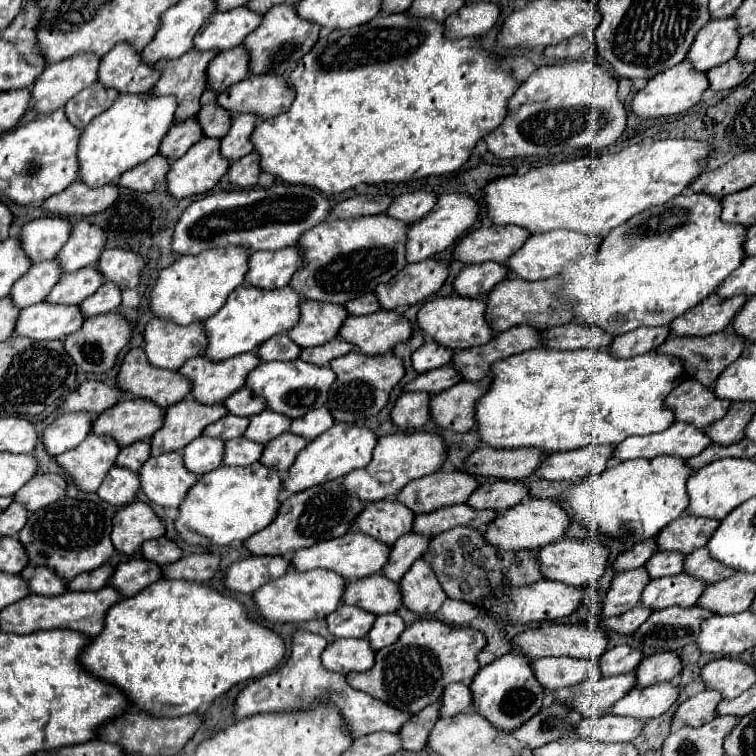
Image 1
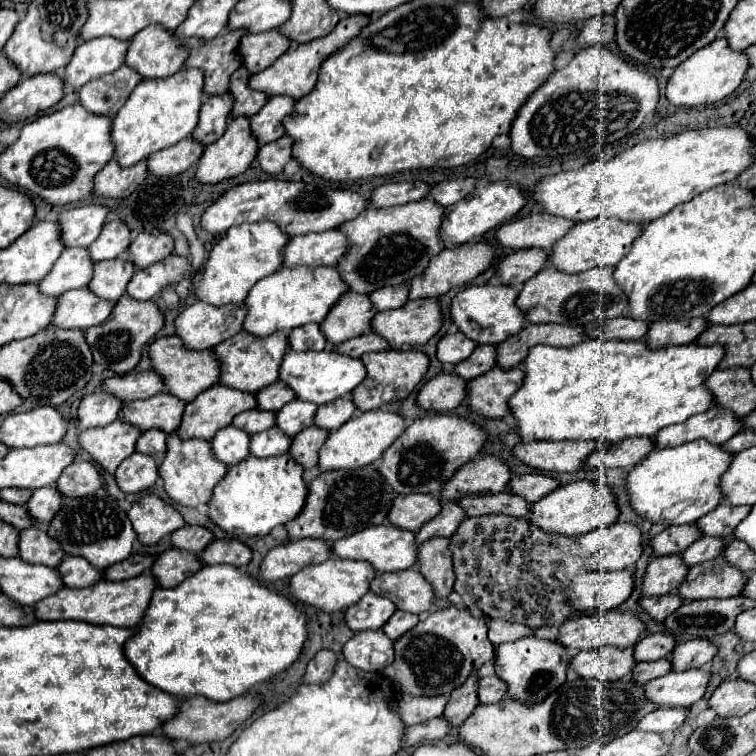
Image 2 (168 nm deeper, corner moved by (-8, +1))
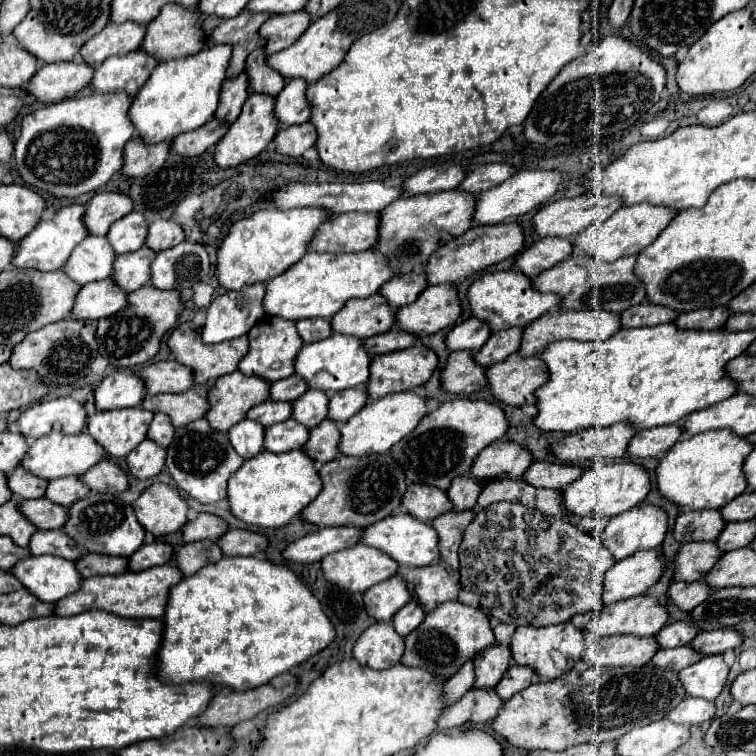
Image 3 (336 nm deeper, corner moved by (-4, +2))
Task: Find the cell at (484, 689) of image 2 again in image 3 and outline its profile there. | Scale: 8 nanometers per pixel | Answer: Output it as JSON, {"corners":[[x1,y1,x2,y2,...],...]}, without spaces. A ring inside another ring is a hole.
{"corners":[[512,665,506,675,502,677,502,681,498,683,498,693,502,693,504,699,510,699,514,693,526,689,528,685,532,685,536,681,536,673,534,669,526,667,526,665]]}

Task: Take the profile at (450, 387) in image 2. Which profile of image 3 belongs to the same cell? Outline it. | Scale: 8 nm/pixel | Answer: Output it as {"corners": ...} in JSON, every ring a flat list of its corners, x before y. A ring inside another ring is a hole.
{"corners":[[454,351,454,353,450,353,448,365,442,371,442,389,444,391,456,393,456,395,470,395,470,393,474,393,474,391,478,391,486,385,488,385,486,369,480,363,474,361,474,351]]}

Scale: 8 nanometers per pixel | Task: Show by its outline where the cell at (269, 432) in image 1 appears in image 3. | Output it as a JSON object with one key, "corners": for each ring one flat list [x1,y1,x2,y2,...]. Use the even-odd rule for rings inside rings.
{"corners":[[310,389,306,391,302,397,298,397,298,401,294,401,294,411,292,411,292,419,296,419,298,423,306,425,308,429,316,427,320,421,326,419,328,413,328,393,322,389]]}

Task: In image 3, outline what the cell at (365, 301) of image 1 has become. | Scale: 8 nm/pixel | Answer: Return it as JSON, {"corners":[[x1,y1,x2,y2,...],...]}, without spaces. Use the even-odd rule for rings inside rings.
{"corners":[[412,271,412,273,404,273,400,277,390,279,382,287,382,295,390,301,390,305,394,305,398,309,398,307,414,303,426,287,428,287,426,275]]}

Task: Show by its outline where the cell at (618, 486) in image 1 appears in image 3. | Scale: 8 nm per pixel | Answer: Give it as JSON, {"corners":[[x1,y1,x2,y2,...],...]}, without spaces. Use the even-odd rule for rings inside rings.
{"corners":[[730,429,698,433,698,437,680,439,660,461,656,479,662,497,684,509,720,509,746,491,742,465,754,445]]}

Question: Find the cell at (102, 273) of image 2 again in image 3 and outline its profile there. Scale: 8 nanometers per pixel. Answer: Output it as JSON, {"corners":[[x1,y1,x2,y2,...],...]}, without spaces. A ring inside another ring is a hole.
{"corners":[[150,247,118,255,118,261,114,263,114,279,118,281,118,285,122,285,122,289,126,289,128,293,148,285,154,255,156,251]]}

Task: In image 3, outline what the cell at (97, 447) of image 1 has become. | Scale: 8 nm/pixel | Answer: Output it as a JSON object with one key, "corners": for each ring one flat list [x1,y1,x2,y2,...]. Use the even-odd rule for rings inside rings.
{"corners":[[140,407,94,411,88,419,88,433,110,457,126,457,148,433,154,413]]}

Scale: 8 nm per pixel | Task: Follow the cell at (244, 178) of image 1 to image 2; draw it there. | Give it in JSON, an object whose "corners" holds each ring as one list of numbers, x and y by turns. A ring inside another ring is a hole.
{"corners":[[282,136,278,142,270,142,258,150,256,166,266,174,280,174,284,164,290,160,290,136]]}

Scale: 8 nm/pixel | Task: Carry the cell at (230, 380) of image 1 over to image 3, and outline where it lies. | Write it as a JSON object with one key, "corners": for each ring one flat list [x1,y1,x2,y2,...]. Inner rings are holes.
{"corners":[[266,317,266,319,260,321,260,325,254,325,250,329,248,339,250,339,250,351,238,365,238,369,244,375,260,375,268,383,274,383,278,379,290,377,294,373,296,355,300,353,300,349,304,345,302,337,296,331,296,323,294,321,282,319,282,317]]}

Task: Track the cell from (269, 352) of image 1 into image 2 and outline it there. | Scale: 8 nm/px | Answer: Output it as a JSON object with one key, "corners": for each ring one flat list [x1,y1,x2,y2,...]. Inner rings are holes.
{"corners":[[310,324,310,326,302,326,298,330,292,330,288,334,288,346,290,350,296,352,320,352,326,348,326,338,322,336,318,324]]}

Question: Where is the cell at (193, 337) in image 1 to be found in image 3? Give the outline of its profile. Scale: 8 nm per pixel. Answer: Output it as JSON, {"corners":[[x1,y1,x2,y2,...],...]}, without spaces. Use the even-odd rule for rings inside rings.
{"corners":[[258,281,254,285,244,287,242,291,226,291,224,295,216,297,208,307,208,319,202,327,202,339,206,343,220,343,248,333,250,327,254,327,264,317,264,307,262,307,264,295,266,295,266,283]]}

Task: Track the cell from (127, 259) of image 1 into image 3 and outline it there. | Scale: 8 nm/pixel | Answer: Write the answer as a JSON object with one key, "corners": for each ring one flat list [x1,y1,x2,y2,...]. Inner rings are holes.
{"corners":[[158,219,150,225,146,245,156,251,164,251,182,243,184,239,186,239,186,233,180,223,176,223,174,219]]}

